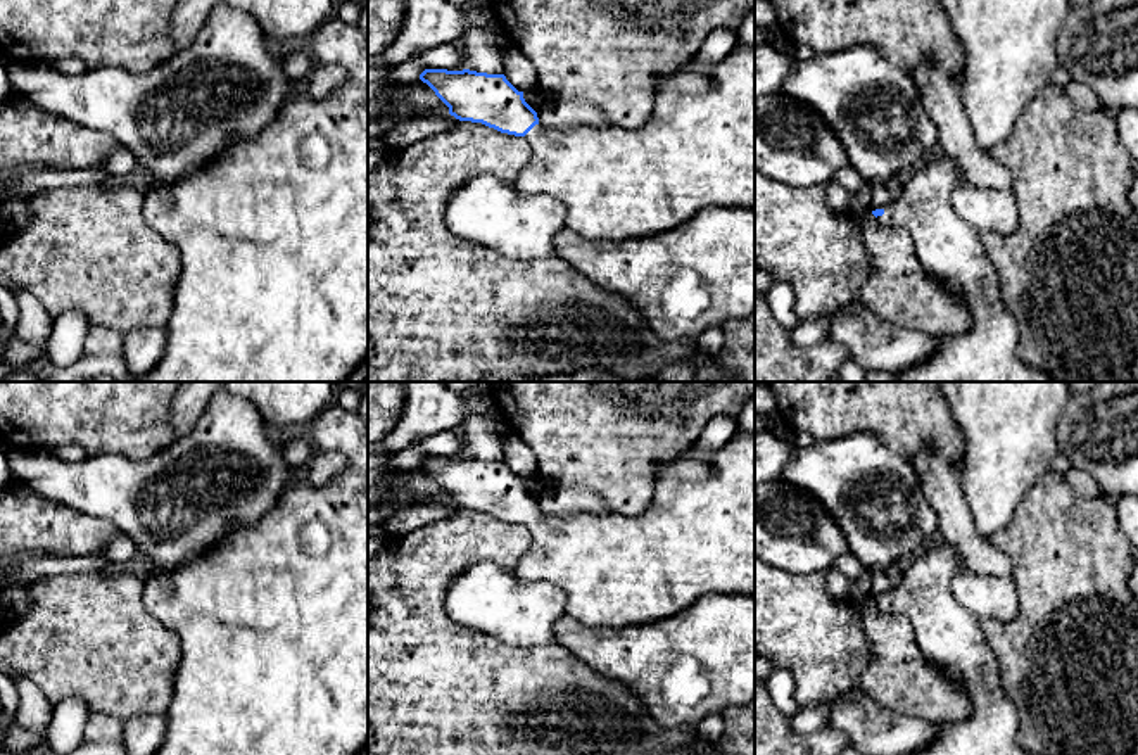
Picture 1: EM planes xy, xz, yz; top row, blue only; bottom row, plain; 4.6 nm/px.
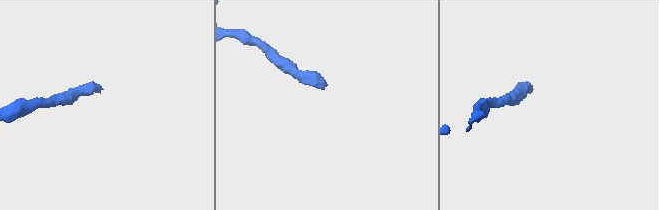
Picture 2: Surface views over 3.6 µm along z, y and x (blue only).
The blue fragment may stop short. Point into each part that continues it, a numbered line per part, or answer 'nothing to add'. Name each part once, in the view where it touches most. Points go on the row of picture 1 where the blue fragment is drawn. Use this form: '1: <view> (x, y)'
1: xz (696, 151)

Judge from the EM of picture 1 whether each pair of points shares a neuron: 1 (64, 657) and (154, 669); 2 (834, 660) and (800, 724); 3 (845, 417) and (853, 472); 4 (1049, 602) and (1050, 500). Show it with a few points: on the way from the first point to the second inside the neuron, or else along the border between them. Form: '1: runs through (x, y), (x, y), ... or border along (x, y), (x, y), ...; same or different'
1: runs through (87, 657), (114, 657), (132, 669); same
2: border along (831, 702), (798, 709); different
3: border along (815, 439), (872, 434), (888, 448); different
4: runs through (1050, 576), (1050, 526); same

